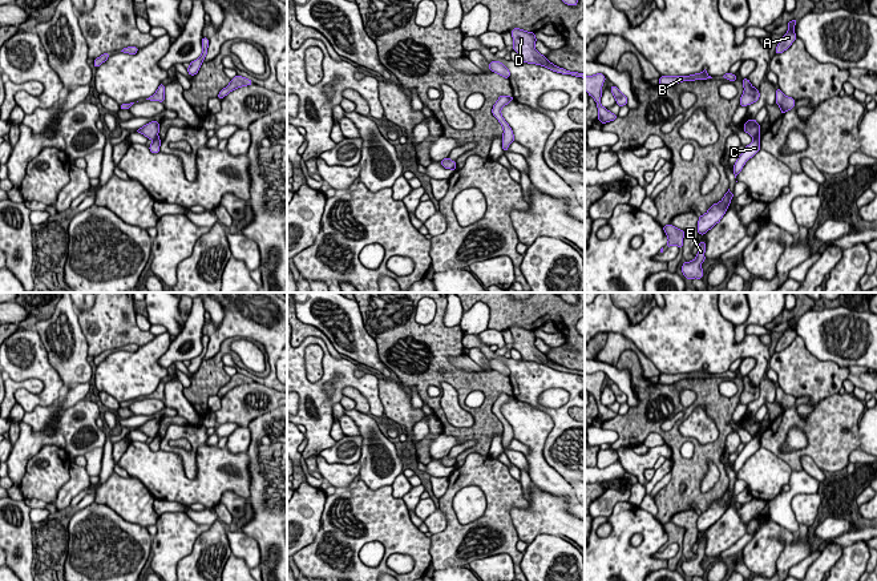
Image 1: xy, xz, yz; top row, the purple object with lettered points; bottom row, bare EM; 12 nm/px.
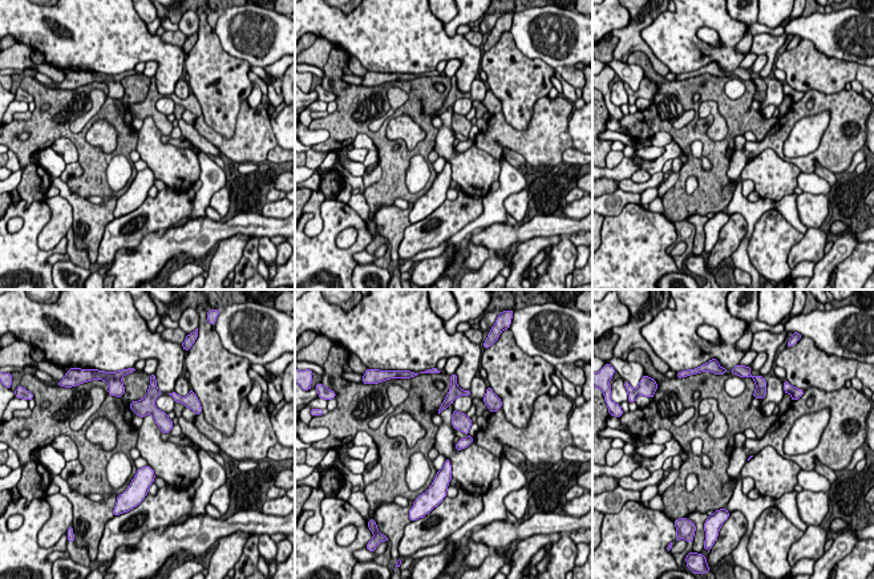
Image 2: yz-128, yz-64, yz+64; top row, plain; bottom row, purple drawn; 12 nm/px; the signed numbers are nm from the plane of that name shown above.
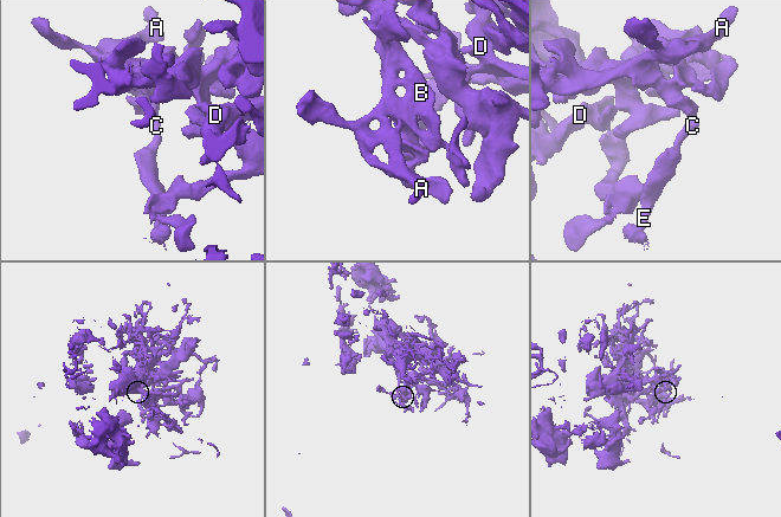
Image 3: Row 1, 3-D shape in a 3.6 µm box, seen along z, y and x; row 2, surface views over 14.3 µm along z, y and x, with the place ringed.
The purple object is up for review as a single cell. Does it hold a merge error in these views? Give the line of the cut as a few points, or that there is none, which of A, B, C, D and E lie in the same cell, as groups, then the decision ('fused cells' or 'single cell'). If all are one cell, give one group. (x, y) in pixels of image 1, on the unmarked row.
yz (759, 432), (754, 436) | A B D / C E | fused cells

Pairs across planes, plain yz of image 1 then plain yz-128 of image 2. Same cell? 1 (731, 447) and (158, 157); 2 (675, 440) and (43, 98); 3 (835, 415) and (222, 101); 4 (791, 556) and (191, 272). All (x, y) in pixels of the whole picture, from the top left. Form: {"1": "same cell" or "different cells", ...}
{"1": "same cell", "2": "same cell", "3": "different cells", "4": "same cell"}

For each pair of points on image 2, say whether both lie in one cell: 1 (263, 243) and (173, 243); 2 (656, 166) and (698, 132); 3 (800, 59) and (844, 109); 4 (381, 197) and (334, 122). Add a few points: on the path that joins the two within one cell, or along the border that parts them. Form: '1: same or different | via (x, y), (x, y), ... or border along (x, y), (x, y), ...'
1: different | border along (270, 237), (259, 238)
2: different | border along (672, 140), (683, 153)
3: different | border along (844, 88), (832, 93), (804, 93)
4: same | via (388, 171), (385, 149), (359, 125)

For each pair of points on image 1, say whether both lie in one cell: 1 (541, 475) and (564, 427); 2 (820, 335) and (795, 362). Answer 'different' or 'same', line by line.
1: different
2: different

